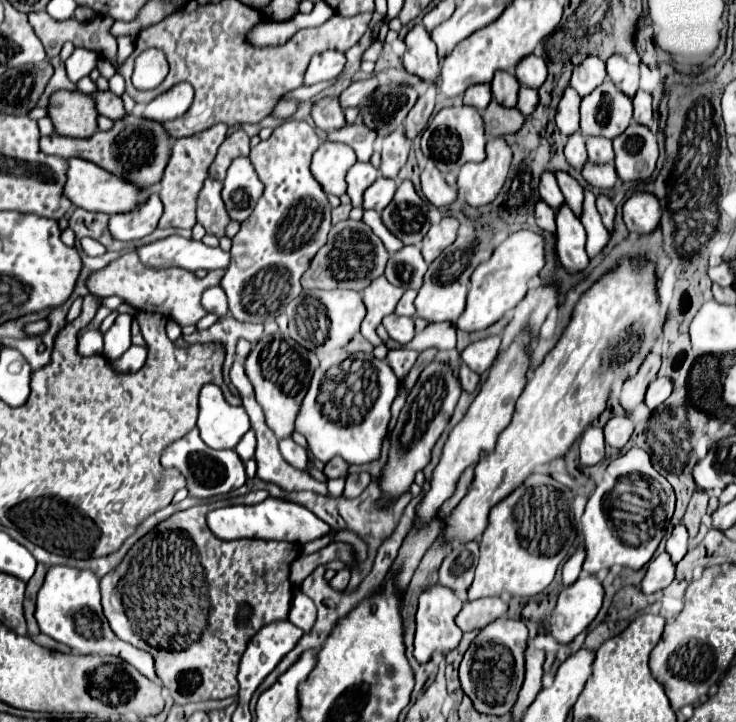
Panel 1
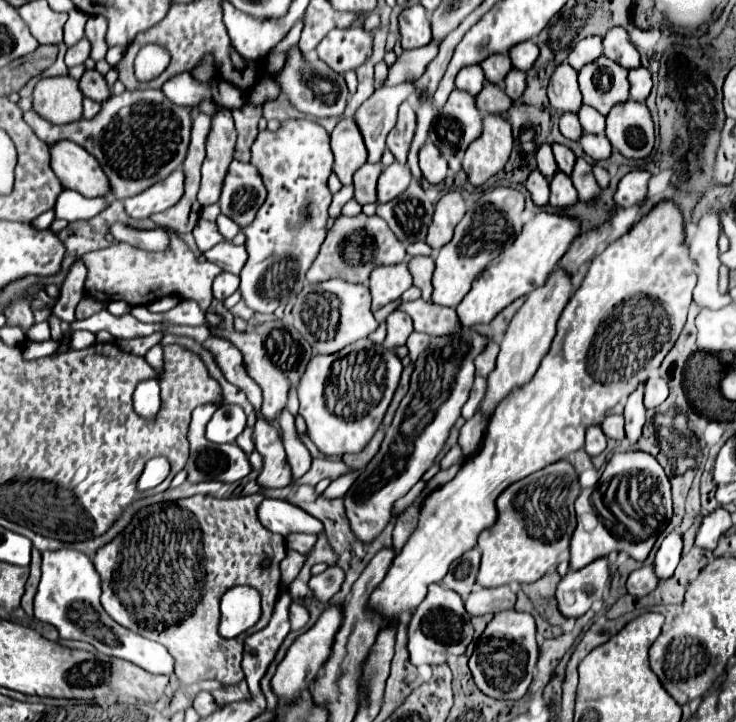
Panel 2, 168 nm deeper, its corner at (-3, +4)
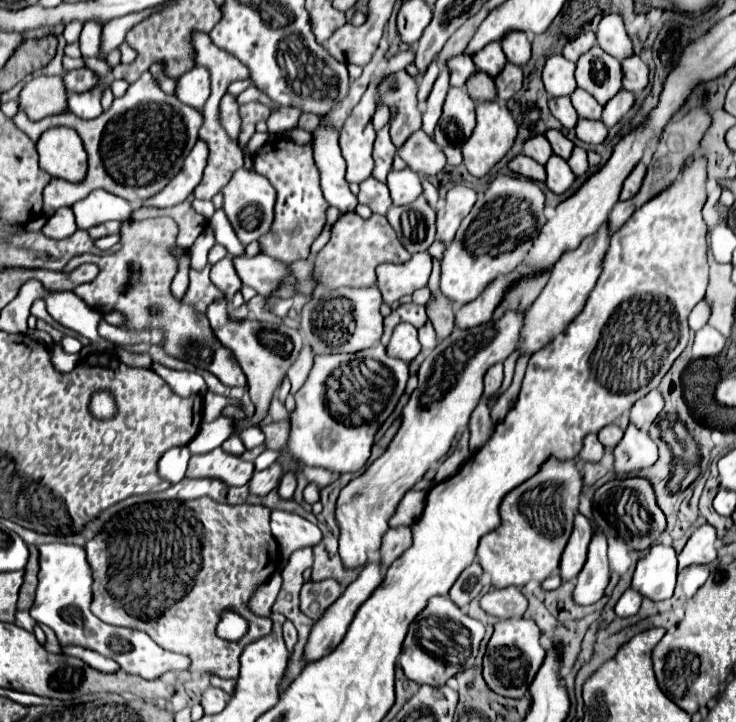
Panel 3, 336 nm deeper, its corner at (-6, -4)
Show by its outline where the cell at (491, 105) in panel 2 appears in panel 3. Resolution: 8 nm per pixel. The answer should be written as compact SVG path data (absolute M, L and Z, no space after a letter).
M476 69L472 73L472 77L468 77L464 87L466 87L466 91L468 91L468 95L472 99L478 99L478 101L492 101L492 99L496 99L494 79L488 73L480 71L480 69Z

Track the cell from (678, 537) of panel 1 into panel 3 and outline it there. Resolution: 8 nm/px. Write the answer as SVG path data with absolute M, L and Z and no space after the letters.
M652 545L636 563L632 589L652 601L670 599L676 585L676 563L676 551L670 545Z

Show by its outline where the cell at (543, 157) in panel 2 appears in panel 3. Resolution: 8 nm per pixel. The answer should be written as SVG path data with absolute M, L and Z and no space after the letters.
M534 135L534 137L526 139L522 149L524 149L524 153L526 153L528 157L532 157L534 161L540 161L542 165L546 165L548 157L552 155L552 149L550 149L548 139L546 139L544 135Z

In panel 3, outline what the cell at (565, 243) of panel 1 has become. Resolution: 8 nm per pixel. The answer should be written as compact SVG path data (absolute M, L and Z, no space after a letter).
M552 155L548 161L546 161L546 185L554 191L554 193L564 193L572 181L574 181L574 173L572 169L568 167L568 163L558 157L558 155Z

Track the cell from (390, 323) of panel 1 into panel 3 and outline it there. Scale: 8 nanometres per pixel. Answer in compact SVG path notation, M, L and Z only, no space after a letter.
M400 323L394 329L394 335L392 335L386 351L388 351L390 357L396 357L396 359L402 359L402 361L410 363L420 353L416 327L408 325L408 323Z

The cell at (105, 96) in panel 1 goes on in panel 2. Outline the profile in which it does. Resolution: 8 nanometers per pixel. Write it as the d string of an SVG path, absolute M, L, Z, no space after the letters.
M95 69L93 71L85 71L85 75L79 81L79 87L81 87L85 97L89 97L89 99L93 99L97 103L103 103L113 95L109 85L107 85L107 81L105 81L105 77Z

